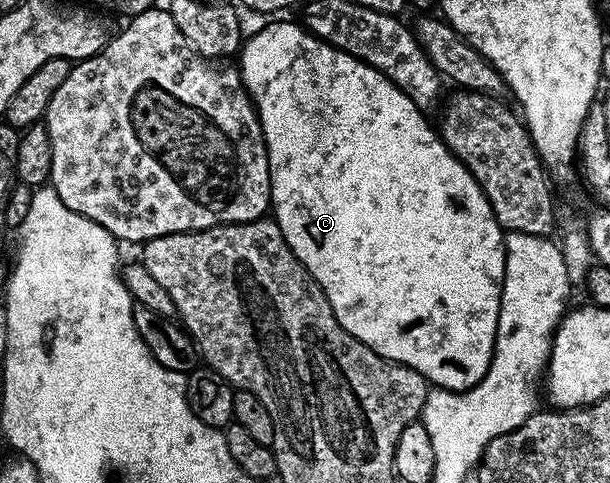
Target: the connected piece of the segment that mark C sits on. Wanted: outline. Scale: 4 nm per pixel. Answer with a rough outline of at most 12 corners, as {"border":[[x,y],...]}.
{"border":[[237,55],[271,207],[337,321],[469,391],[505,232],[376,67]]}

